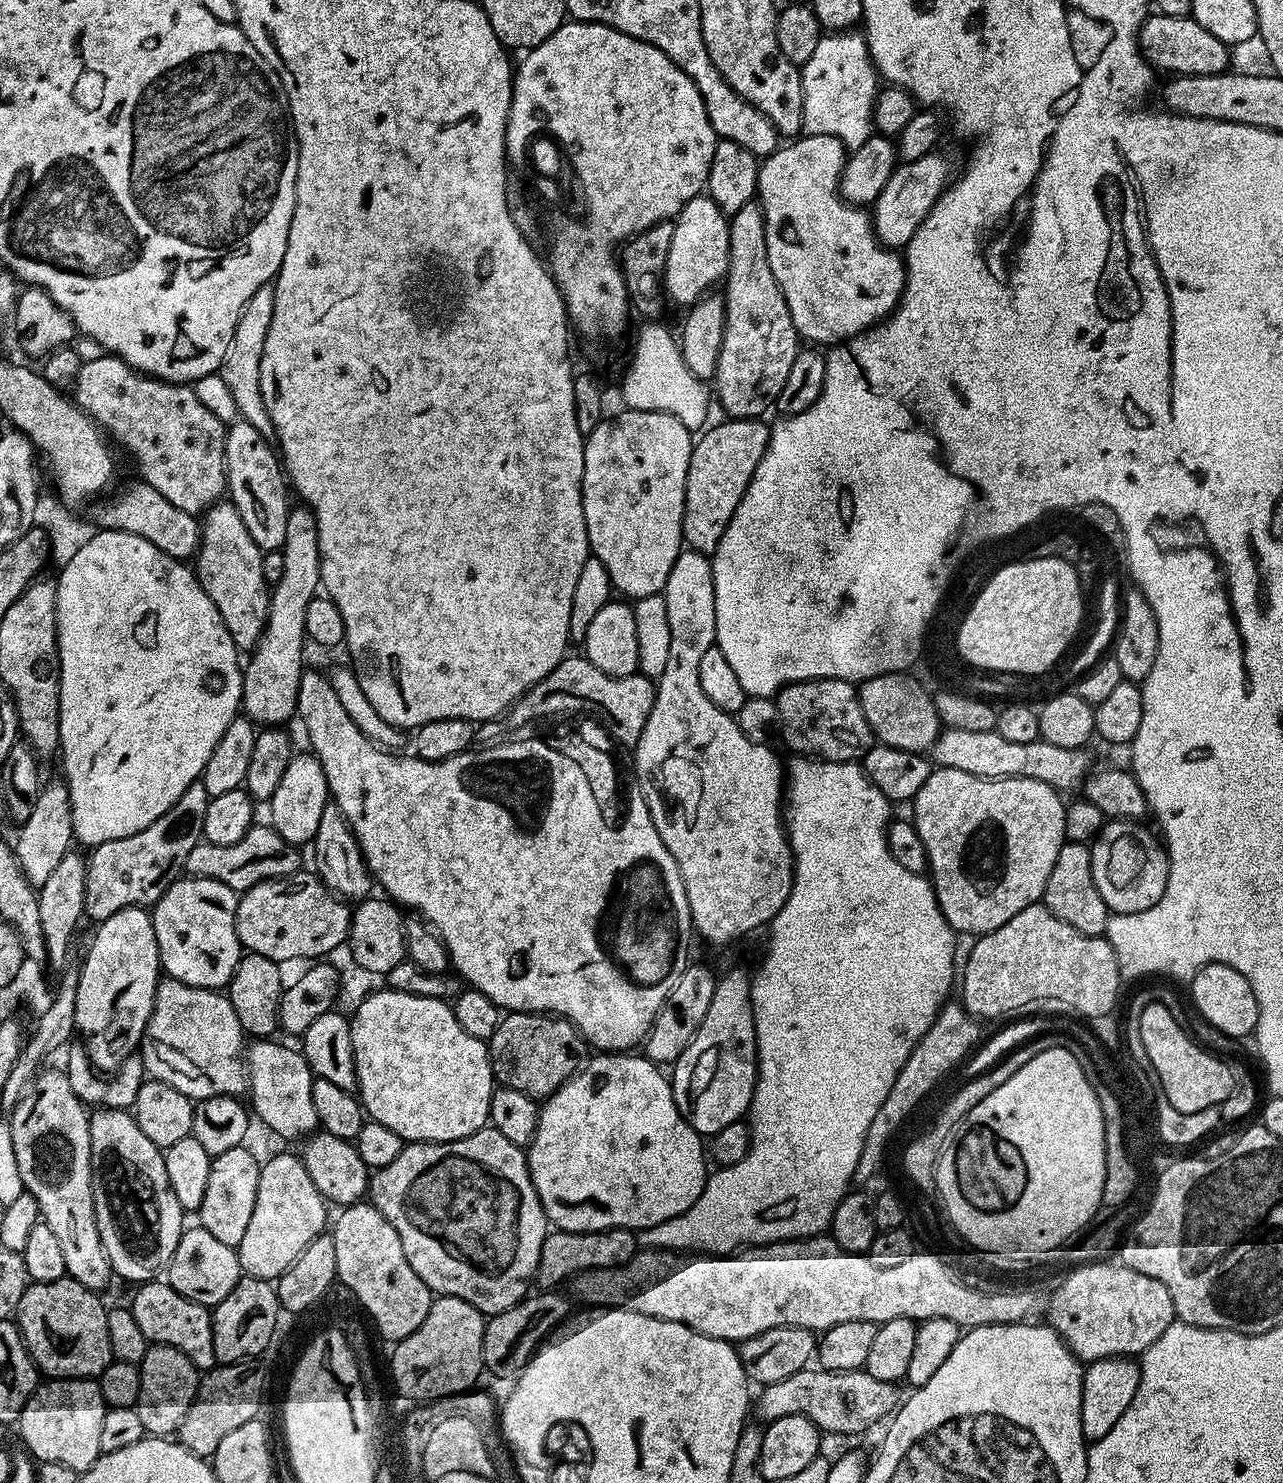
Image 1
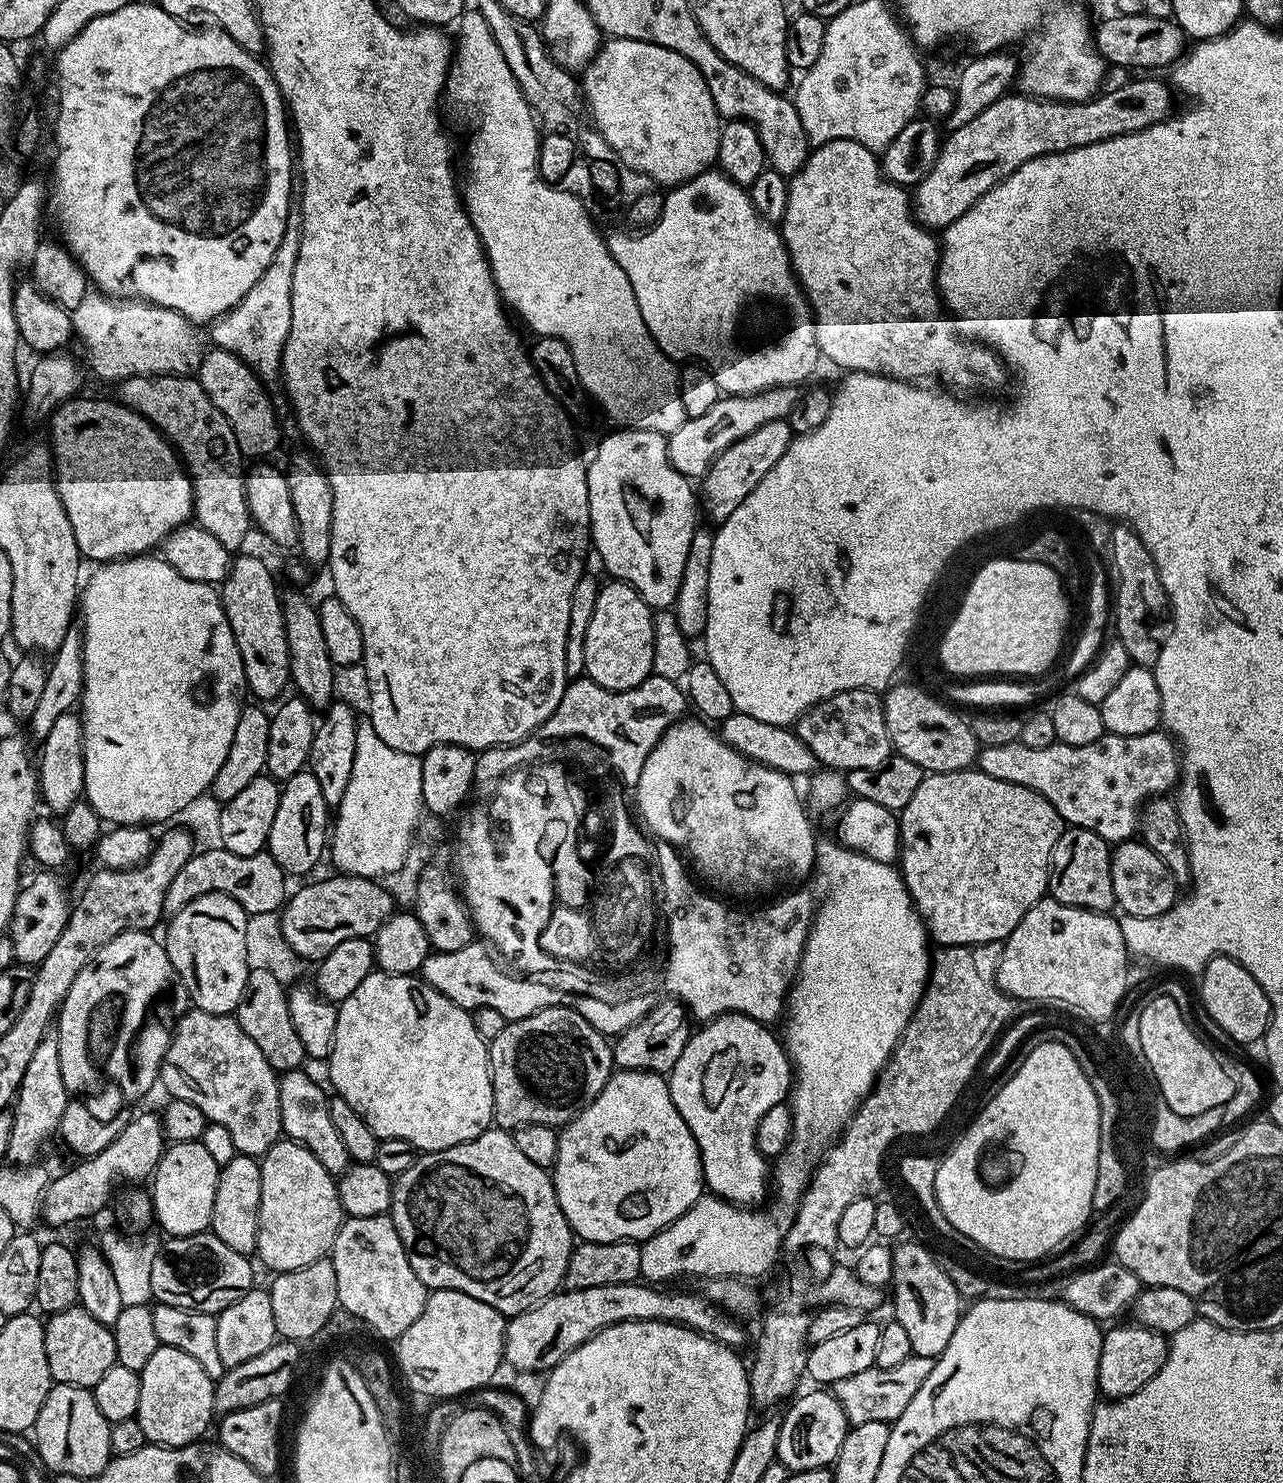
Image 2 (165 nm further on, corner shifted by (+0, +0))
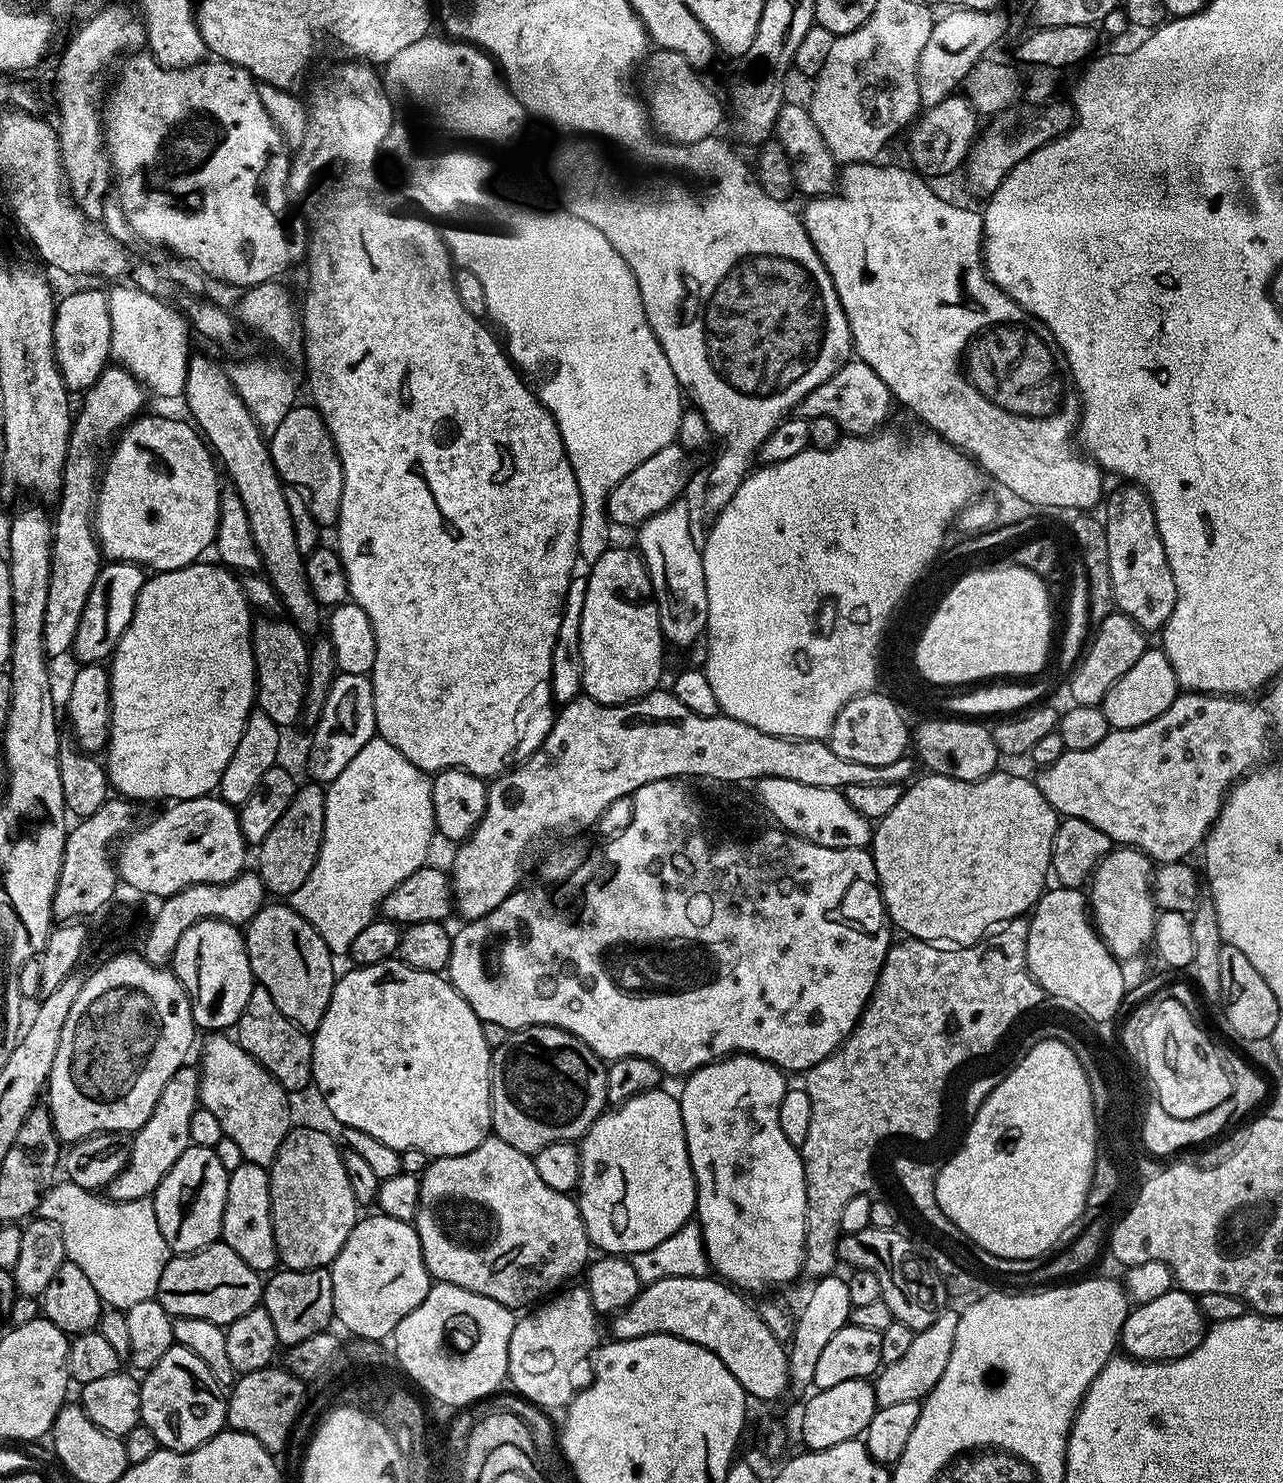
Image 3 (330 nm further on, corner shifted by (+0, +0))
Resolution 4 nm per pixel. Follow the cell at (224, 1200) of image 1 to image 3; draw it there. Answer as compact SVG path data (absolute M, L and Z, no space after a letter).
M245 1162L228 1174L226 1206L222 1214L222 1243L230 1246L246 1266L261 1274L268 1274L277 1267L276 1239L272 1233L272 1207L270 1206L270 1182L268 1168L263 1164Z

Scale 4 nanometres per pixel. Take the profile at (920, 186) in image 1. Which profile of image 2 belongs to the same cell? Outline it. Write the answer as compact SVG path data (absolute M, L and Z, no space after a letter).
M1144 74L1141 80L1128 80L1109 92L1101 91L1087 100L1073 102L1070 100L1049 100L1027 94L1005 94L999 100L986 106L978 118L966 122L966 126L953 128L941 143L940 153L926 178L914 188L914 215L929 230L943 230L951 226L974 202L991 190L995 184L1005 180L1014 170L1018 170L1026 162L1039 156L1049 156L1055 152L1069 152L1082 146L1097 144L1103 140L1113 140L1126 134L1134 134L1138 130L1146 130L1158 122L1173 115L1172 92L1167 83L1155 80L1155 75Z

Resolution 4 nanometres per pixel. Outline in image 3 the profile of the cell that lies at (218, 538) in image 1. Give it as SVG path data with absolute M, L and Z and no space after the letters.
M260 619L252 626L252 649L256 663L256 704L259 711L265 712L274 723L287 726L295 720L299 721L304 711L304 691L308 689L310 644L305 633L295 624L283 619Z

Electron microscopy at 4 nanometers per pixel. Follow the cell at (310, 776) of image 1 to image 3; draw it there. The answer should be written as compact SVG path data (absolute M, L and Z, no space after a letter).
M305 782L297 787L294 802L286 806L286 814L278 818L278 826L266 834L266 838L258 846L260 852L260 868L258 875L264 879L265 889L269 893L277 892L277 897L288 898L294 890L306 882L310 870L320 853L320 843L324 837L324 805L325 789L319 783Z

